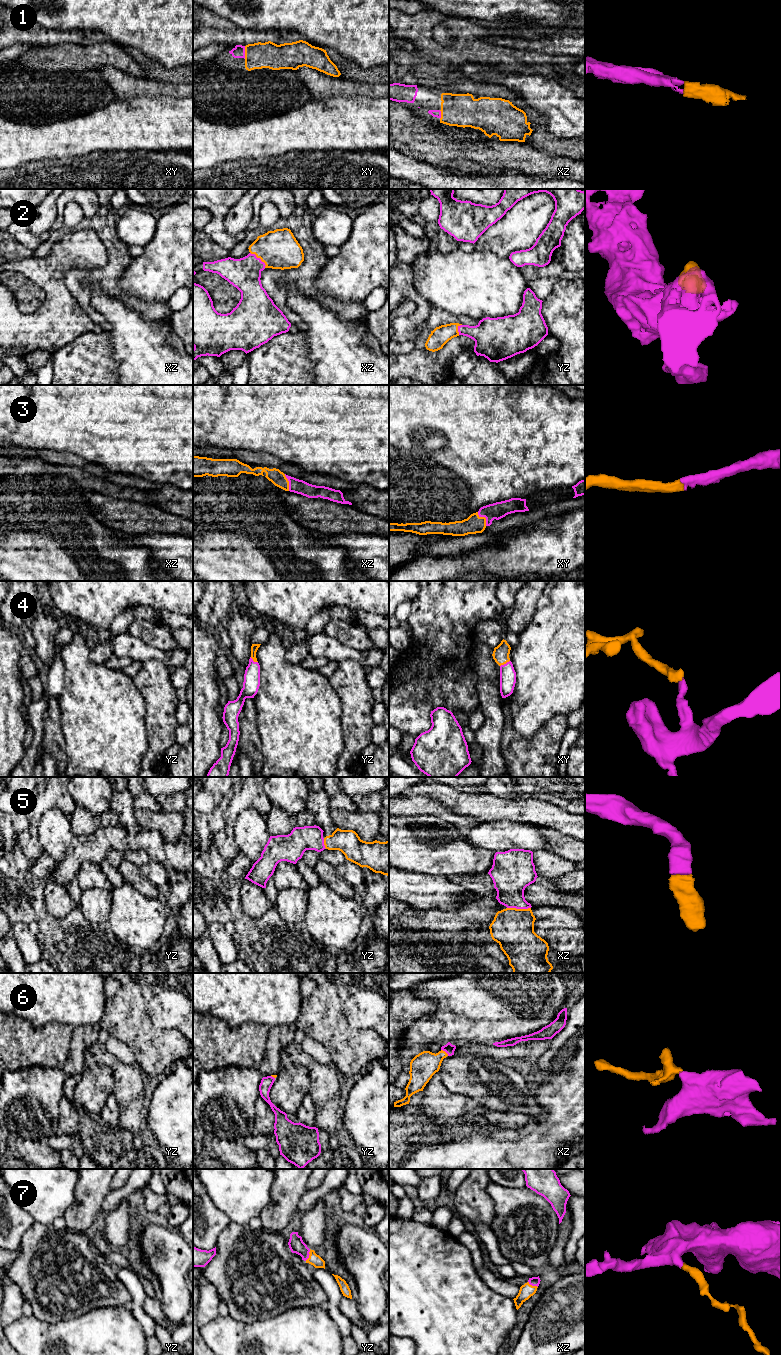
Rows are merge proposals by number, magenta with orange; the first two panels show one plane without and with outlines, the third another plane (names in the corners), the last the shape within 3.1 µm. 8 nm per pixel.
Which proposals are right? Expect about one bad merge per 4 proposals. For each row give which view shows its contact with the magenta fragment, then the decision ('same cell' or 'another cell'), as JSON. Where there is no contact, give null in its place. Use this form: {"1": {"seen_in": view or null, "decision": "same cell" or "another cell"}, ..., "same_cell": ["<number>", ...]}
{"1": {"seen_in": "xy", "decision": "same cell"}, "2": {"seen_in": "xz", "decision": "same cell"}, "3": {"seen_in": "xy", "decision": "same cell"}, "4": {"seen_in": "xy", "decision": "same cell"}, "5": {"seen_in": "xz", "decision": "same cell"}, "6": {"seen_in": "xz", "decision": "same cell"}, "7": {"seen_in": "yz", "decision": "same cell"}, "same_cell": ["1", "2", "3", "4", "5", "6", "7"]}

